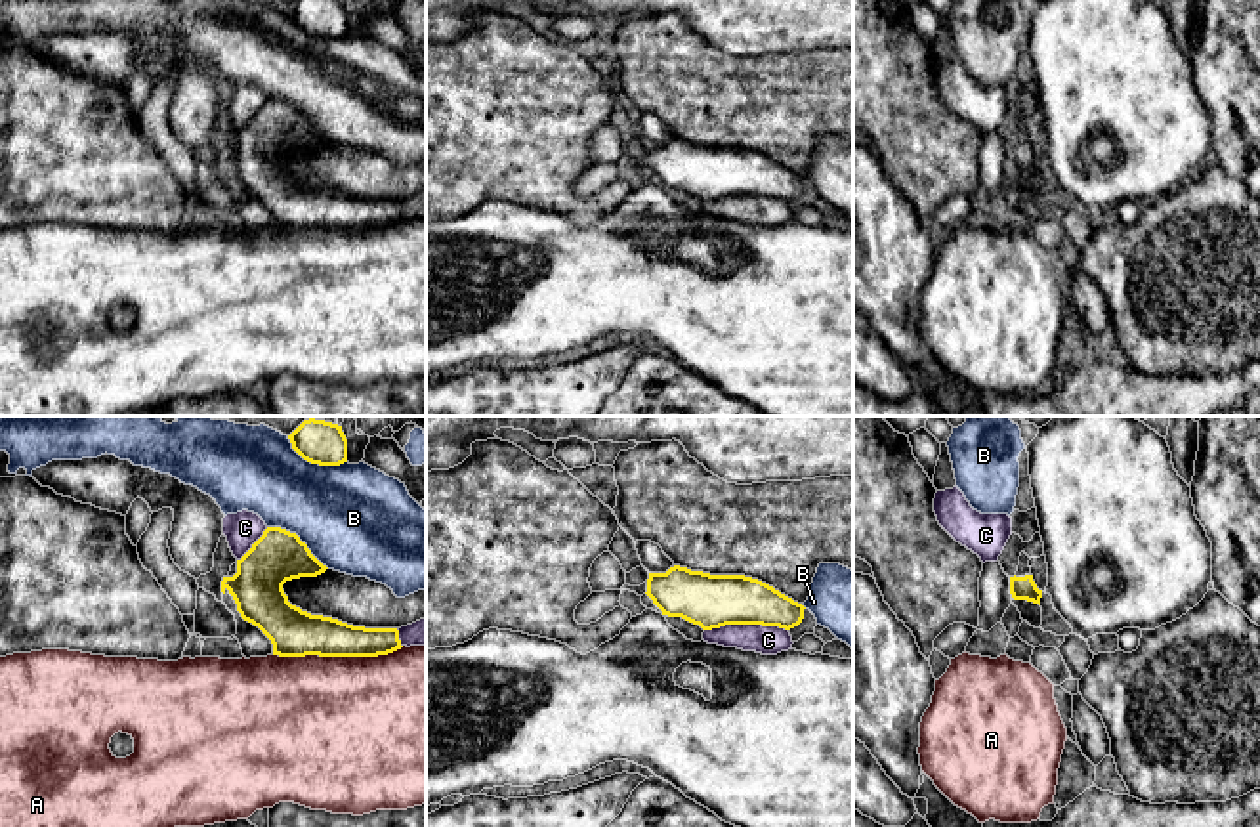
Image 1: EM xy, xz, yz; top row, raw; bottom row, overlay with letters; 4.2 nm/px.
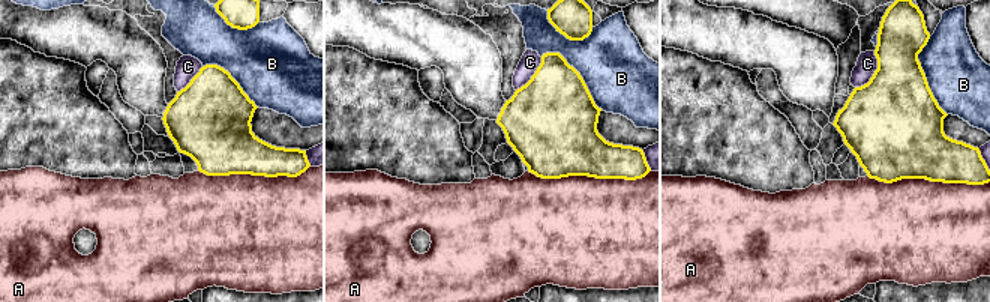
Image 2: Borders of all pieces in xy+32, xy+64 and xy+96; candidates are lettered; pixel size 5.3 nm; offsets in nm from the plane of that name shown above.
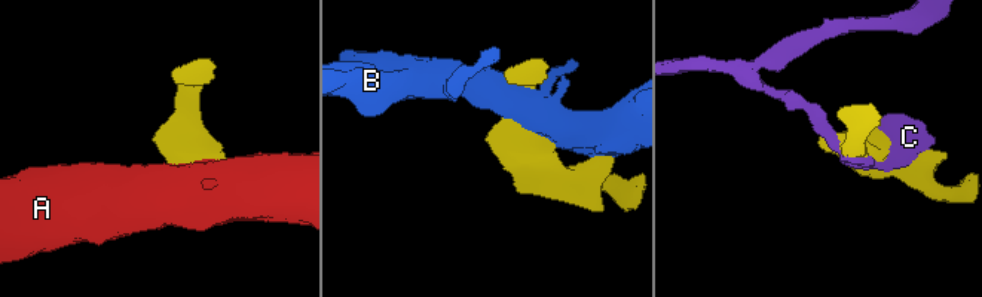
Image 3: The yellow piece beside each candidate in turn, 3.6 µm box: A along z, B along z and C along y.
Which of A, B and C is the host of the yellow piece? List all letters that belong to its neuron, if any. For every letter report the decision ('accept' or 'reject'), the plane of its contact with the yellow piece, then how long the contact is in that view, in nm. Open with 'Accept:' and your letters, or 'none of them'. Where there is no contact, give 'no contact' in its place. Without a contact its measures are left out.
Accept: none of them
A: reject | xy | 550 nm
B: reject | xy | 280 nm
C: reject | xz | 360 nm

